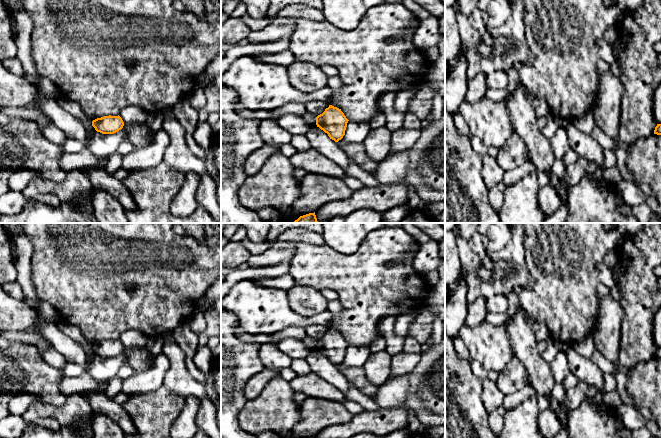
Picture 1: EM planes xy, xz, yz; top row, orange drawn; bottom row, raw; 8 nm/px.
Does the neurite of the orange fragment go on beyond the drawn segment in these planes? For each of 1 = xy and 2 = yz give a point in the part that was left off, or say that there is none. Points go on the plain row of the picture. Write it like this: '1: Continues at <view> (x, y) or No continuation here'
1: No continuation here
2: No continuation here

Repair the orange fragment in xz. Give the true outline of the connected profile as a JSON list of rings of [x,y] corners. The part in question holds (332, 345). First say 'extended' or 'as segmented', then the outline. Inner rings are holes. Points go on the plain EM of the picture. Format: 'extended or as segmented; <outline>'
as segmented; [[[329,329],[325,335],[316,341],[316,349],[325,357],[330,363],[338,366],[345,359],[348,343],[341,335],[341,333]]]

